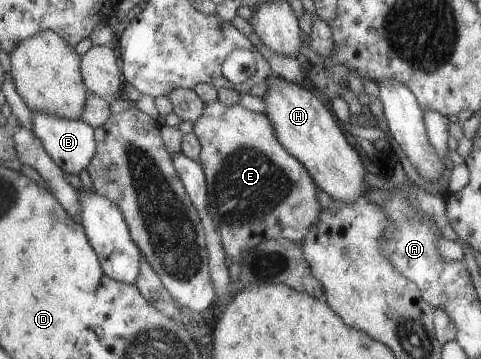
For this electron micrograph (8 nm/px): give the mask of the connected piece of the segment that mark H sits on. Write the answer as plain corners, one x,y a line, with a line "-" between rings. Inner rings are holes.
271,73
266,79
266,92
262,96
266,118
273,124
273,134
277,136
278,143
297,159
309,172
310,179
329,197
342,202
352,202
360,199
366,192
366,186
362,186
364,168
360,166
362,160
356,154
354,148
344,140
342,132
338,130
336,122
332,120
332,114
322,102
306,88
299,86
297,82
290,83
282,76

